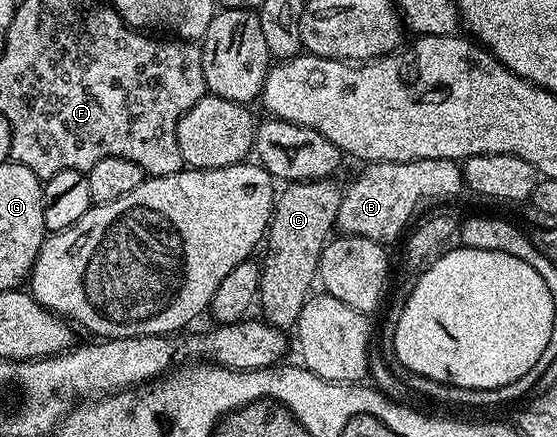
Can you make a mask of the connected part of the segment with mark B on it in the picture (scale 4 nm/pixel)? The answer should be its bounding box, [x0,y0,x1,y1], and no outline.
[336,158,464,244]

